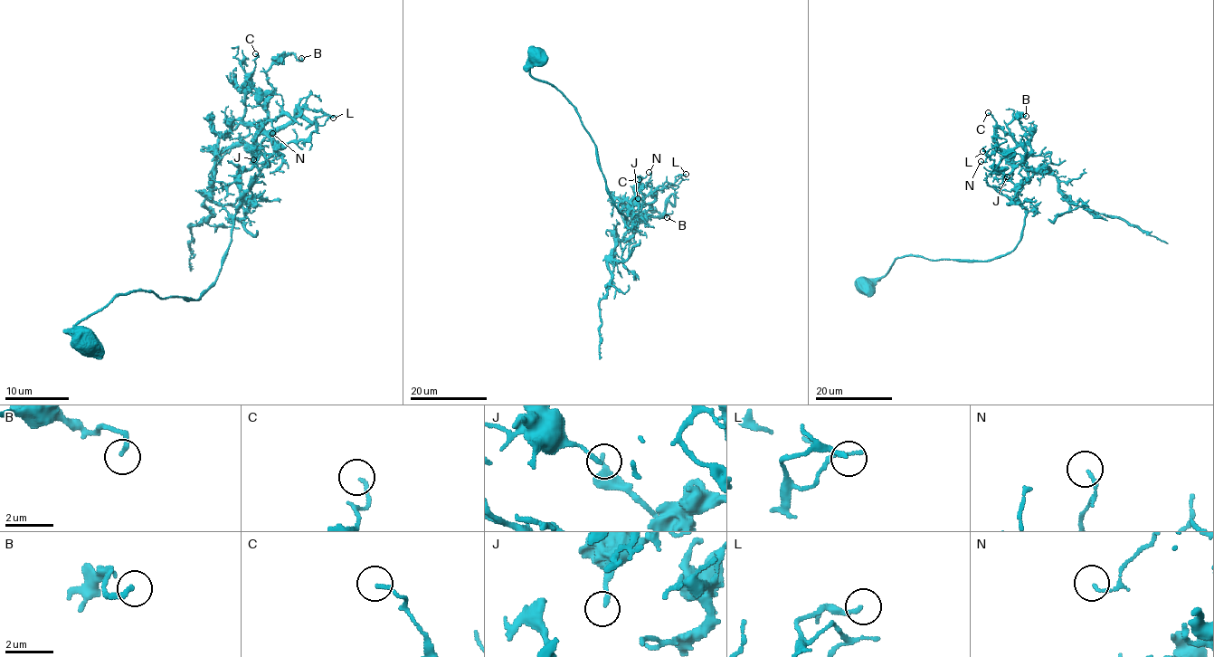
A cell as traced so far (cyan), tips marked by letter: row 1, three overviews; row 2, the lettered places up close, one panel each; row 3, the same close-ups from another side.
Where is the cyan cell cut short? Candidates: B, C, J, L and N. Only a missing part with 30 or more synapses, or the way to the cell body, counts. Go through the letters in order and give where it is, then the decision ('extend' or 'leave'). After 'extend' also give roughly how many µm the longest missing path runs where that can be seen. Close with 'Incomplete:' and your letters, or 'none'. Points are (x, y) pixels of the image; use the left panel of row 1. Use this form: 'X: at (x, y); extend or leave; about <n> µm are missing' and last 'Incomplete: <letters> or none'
B: at (301, 58); leave
C: at (255, 53); leave
J: at (253, 159); leave
L: at (333, 118); leave
N: at (272, 133); leave
Incomplete: none

